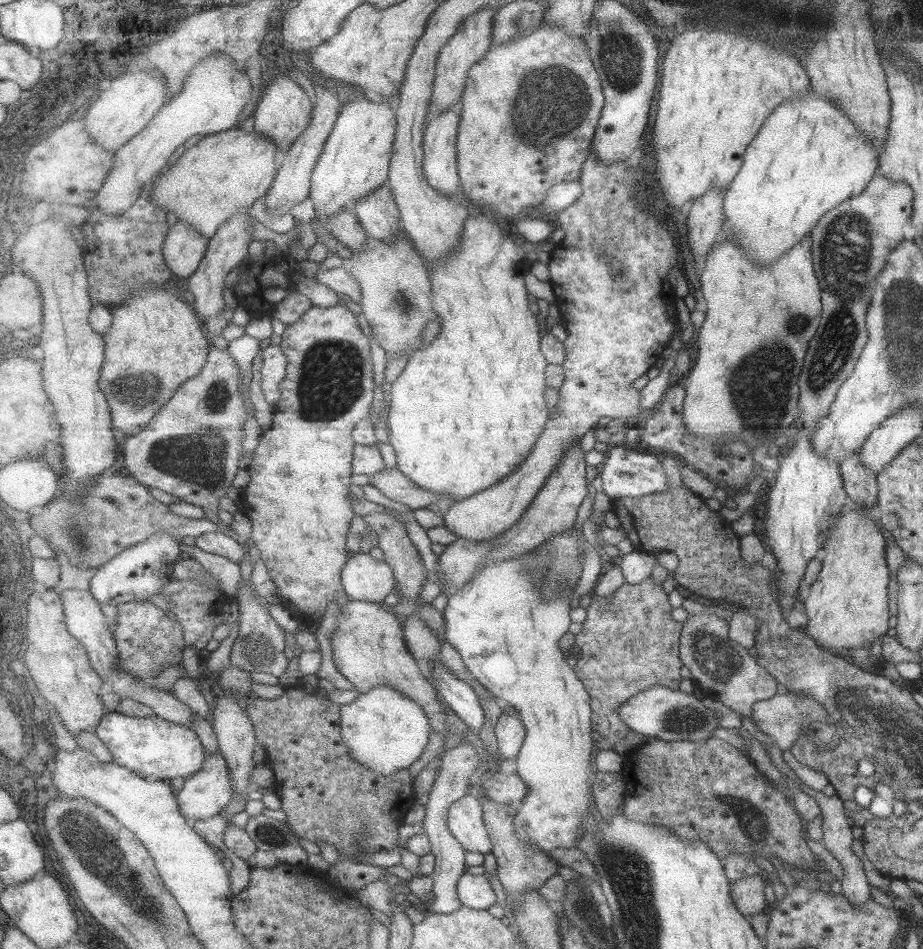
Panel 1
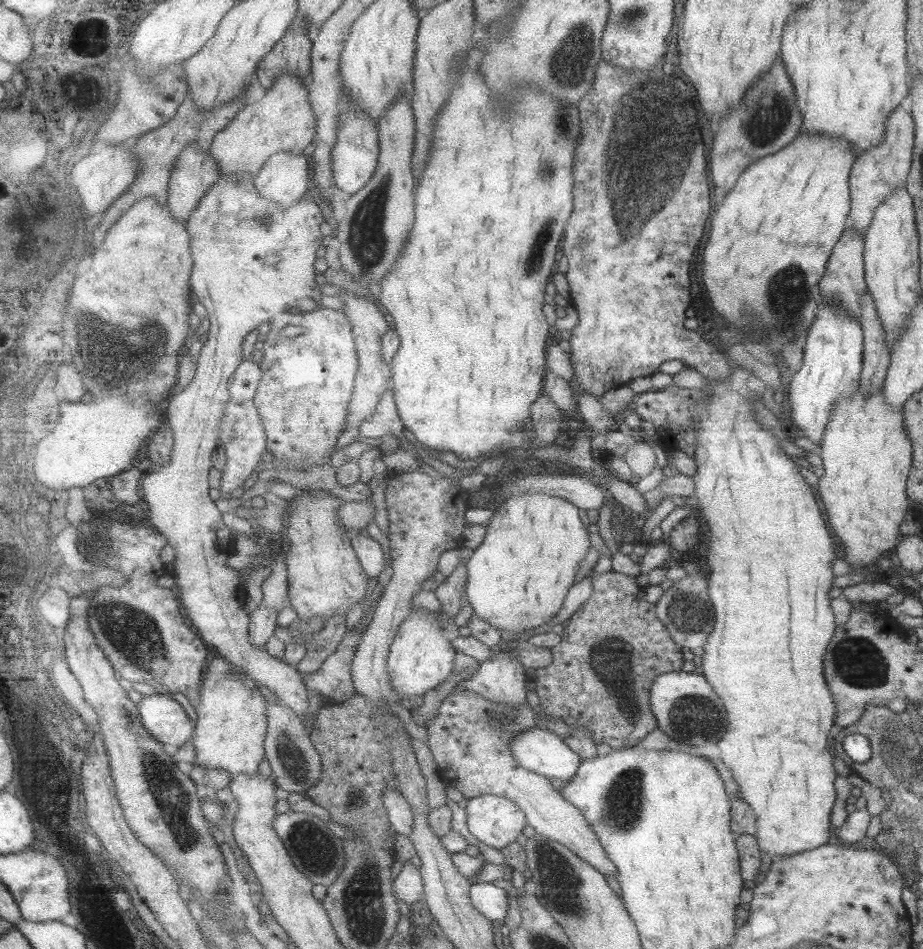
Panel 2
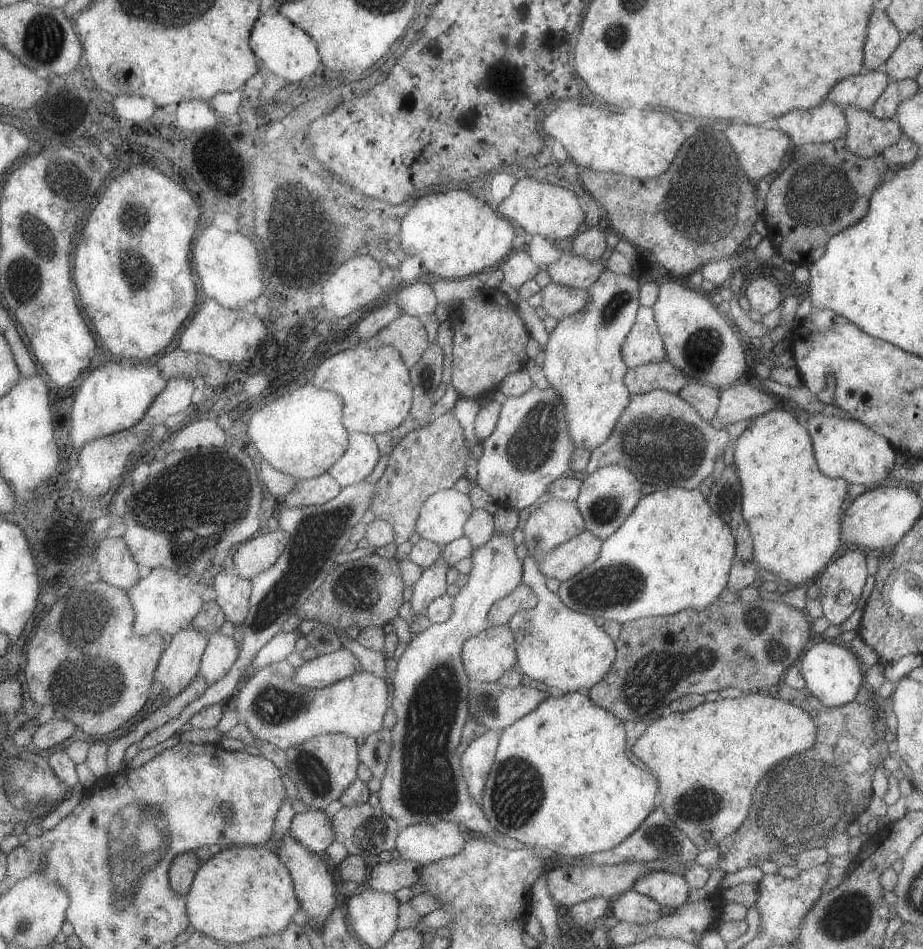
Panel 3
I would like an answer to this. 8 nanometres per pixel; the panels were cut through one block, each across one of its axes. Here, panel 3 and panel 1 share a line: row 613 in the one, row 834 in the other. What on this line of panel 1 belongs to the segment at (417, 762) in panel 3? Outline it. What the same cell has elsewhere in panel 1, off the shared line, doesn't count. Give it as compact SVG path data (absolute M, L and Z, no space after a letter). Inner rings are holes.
M476 794L463 796L453 802L447 814L449 829L466 851L488 855L493 850L493 841L484 821L484 807Z

